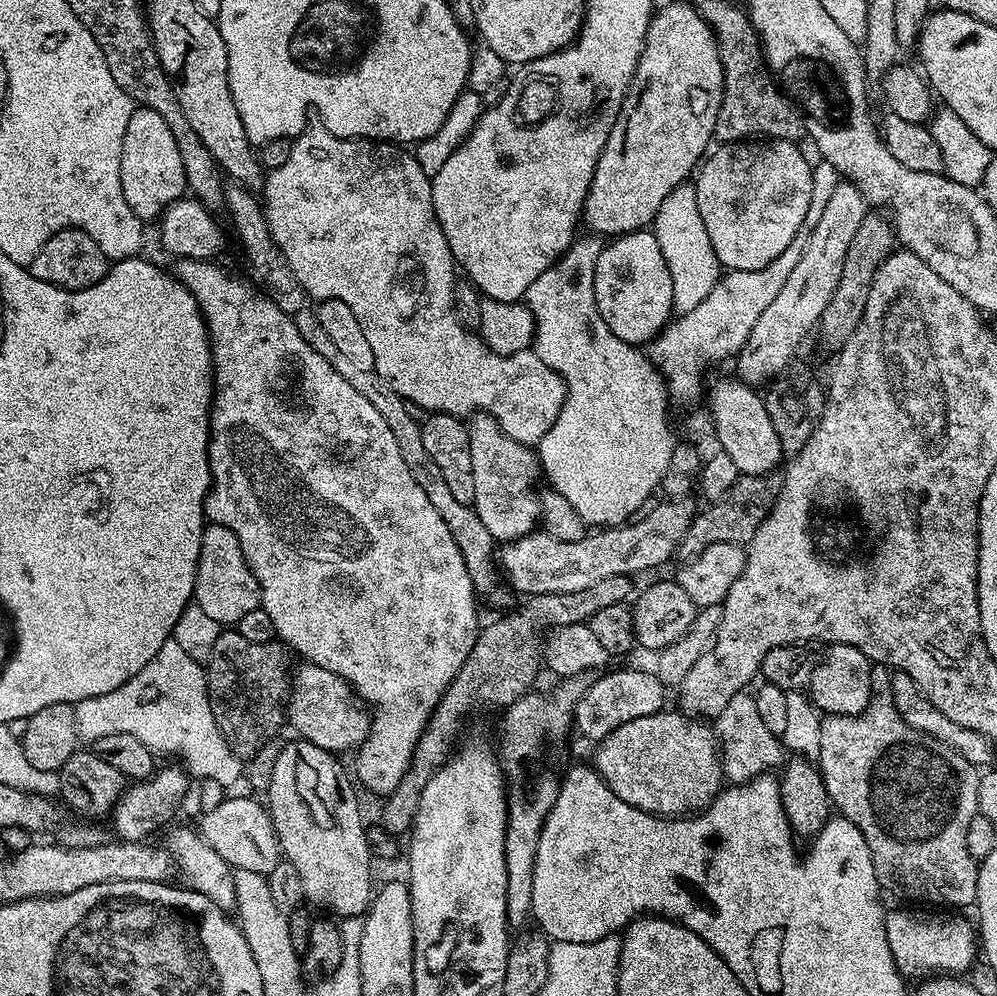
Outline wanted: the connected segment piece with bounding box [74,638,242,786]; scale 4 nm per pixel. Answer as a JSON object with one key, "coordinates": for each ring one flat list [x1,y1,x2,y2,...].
{"coordinates":[[169,638,162,646,162,650,158,650,158,654,154,654,154,658,150,658,150,662,146,662,146,666,142,670,138,670,138,674,134,674,134,678,122,682,122,686,118,686,118,690,110,690,110,694,98,694,94,698,79,700,74,707,76,710,76,725,78,726,78,734,80,735,81,741,91,742,104,737,105,734,134,734,134,738,141,740,147,748,152,749,153,753,161,754,160,752,165,752,168,756,177,756,177,758,181,760,177,761,183,765,189,777,214,779,227,786,242,775,242,768,240,768,240,764,242,764,241,757,233,754,231,746,226,742,224,735,220,733,220,727,216,725,214,710,210,708,208,678,205,665,201,663,201,661,195,660,190,654,186,654,186,650,184,650,182,646,178,646,178,642,174,639]]}

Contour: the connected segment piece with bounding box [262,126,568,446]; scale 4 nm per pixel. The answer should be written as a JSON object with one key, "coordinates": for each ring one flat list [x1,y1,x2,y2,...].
{"coordinates":[[322,126,305,128,299,136,292,140,290,158,286,158,286,162,282,162,282,166,271,169,264,177,262,211,268,223,268,230,276,245,282,250,290,270,294,270,298,282,302,282,302,286,313,301,337,300,338,303,345,304,352,311,352,316,360,323,360,332,364,335,369,350,372,351,371,367,375,368,376,373,392,386,403,400,408,401,409,405,415,406,417,409,419,409,418,407,425,408,425,413,428,414,445,412,461,418,471,418,478,412,487,412,489,416,493,416,500,429,510,438,514,438,520,444,539,445,546,430,550,430,550,426,554,426,564,405,564,399,568,396,568,388,564,385,564,379,554,370,550,370,550,366,546,366,546,362,542,362,542,358,538,358,535,350,515,352,509,356,488,351,488,345,485,344,484,339,475,331,469,330,457,318,454,310,454,290,458,279,458,268,450,254,446,234,442,234,442,226,438,226,438,218,434,214,432,181,429,173,425,172,419,159,413,153,411,156,408,152,411,151,407,147,391,142,347,140,330,134]]}

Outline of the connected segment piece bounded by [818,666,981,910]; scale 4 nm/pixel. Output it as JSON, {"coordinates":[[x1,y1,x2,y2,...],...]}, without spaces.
{"coordinates":[[883,666,873,667,872,697,866,706,866,710,862,710,862,714,857,716,825,715,821,719,818,771,824,779,831,807,839,815,845,816,850,822,854,822,854,826,858,826,866,846,870,846,870,858,874,862,874,874,885,893,893,892,894,895,905,896,908,900,921,900,924,903,921,905,924,906,943,906,948,910,964,910,960,908,966,907,967,904,968,907,975,905,980,869,977,860,970,854,970,850,966,850,966,826,970,826,970,818,974,818,978,814,978,782,981,773,978,771,977,765,966,762,966,758,962,758,962,754,954,754,954,750,950,750,950,746,942,746,942,742,914,730,914,726,906,726,906,722,898,714,898,710,892,701,889,669]]}

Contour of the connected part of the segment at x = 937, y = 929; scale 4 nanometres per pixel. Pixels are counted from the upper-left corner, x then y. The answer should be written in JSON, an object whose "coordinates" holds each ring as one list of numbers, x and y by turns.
{"coordinates":[[920,910,924,912,892,912,889,911,884,918,884,925,886,926,886,942,890,942,890,954,894,954,894,962,896,963,896,969,900,972,900,975,905,978,927,978,933,974,964,974,967,973,968,969,973,964,977,963,978,960,978,932,968,920,963,920,963,915,960,914,949,914,944,910]]}

